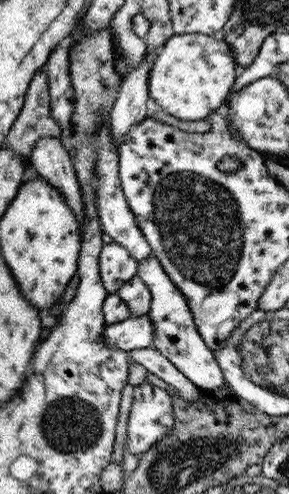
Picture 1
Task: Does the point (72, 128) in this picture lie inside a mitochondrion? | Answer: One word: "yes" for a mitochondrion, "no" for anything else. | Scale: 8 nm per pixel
no

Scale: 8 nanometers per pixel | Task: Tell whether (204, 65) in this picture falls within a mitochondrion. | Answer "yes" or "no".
no

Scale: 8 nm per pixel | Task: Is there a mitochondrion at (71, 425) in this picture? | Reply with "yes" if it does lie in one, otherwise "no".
yes

